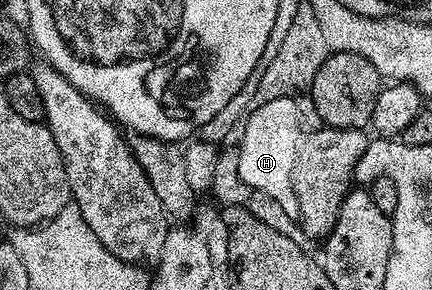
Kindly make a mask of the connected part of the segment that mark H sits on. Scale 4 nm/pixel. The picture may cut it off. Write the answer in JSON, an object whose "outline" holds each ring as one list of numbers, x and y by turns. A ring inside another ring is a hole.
{"outline":[[271,97,262,102,255,111,255,122,246,122,246,135,238,153,238,180,267,195,285,209,287,216,295,219,299,216,300,205,292,189,291,179,299,141,297,137,281,136,285,130,297,125,297,101,292,97]]}

